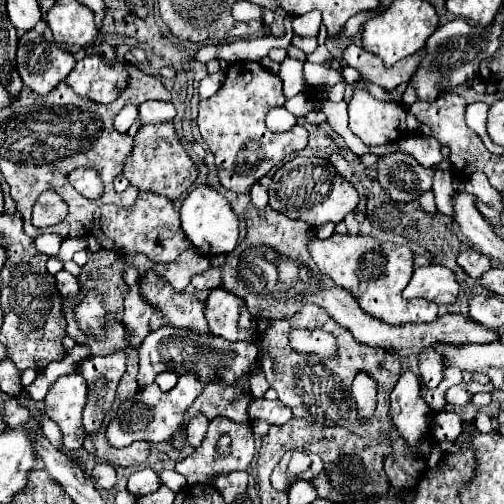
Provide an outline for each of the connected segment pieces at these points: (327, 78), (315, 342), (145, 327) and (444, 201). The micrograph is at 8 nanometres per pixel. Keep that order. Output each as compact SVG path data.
M305 61L303 64L303 74L306 81L314 87L332 87L337 79L343 81L340 74L333 68L327 69L320 64L310 63L309 61Z
M295 330L289 337L292 348L298 353L331 356L335 352L335 340L331 334L321 330Z
M129 286L129 294L125 298L123 324L125 324L125 330L131 334L129 344L133 348L139 348L141 342L145 340L145 336L149 334L149 320L153 314L155 314L155 310L145 300L141 300L139 288Z
M431 166L431 168L435 168L435 172L433 172L433 188L431 188L431 192L435 194L435 206L437 206L439 212L451 216L453 214L453 208L451 208L451 196L453 196L451 172L439 170L437 166Z

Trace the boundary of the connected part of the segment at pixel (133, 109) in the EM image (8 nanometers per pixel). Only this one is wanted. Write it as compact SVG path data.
M125 106L125 108L115 116L115 128L117 128L121 134L125 134L125 132L131 128L131 124L135 122L135 118L137 118L137 106Z

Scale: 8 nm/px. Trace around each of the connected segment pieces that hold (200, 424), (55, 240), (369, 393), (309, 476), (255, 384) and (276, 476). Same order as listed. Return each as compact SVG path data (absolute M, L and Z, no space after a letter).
M201 414L191 418L191 422L187 426L187 436L189 436L191 446L199 446L199 442L203 440L203 436L207 432L207 424L209 424L209 420L205 416L201 416Z
M41 234L33 242L35 242L35 248L39 248L39 252L43 252L47 256L55 256L59 252L61 240L63 238L59 238L57 234Z
M360 372L353 380L351 396L357 403L357 416L361 422L369 420L375 414L377 402L377 384L375 380L364 372Z
M309 454L309 456L311 456L311 462L313 462L313 464L311 464L311 468L301 476L303 480L313 480L323 470L324 464L321 458L316 454Z
M262 372L251 373L249 380L249 391L254 398L261 398L269 389L269 384Z
M287 452L281 460L279 460L279 464L275 466L275 470L273 470L273 474L271 474L271 484L277 488L277 490L287 490L287 484L289 484L289 480L287 480L287 476L285 476L285 472L287 472L287 464L289 464L289 458L291 458L291 452Z

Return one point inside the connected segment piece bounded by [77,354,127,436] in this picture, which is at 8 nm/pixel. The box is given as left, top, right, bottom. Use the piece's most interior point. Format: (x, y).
(102, 374)

